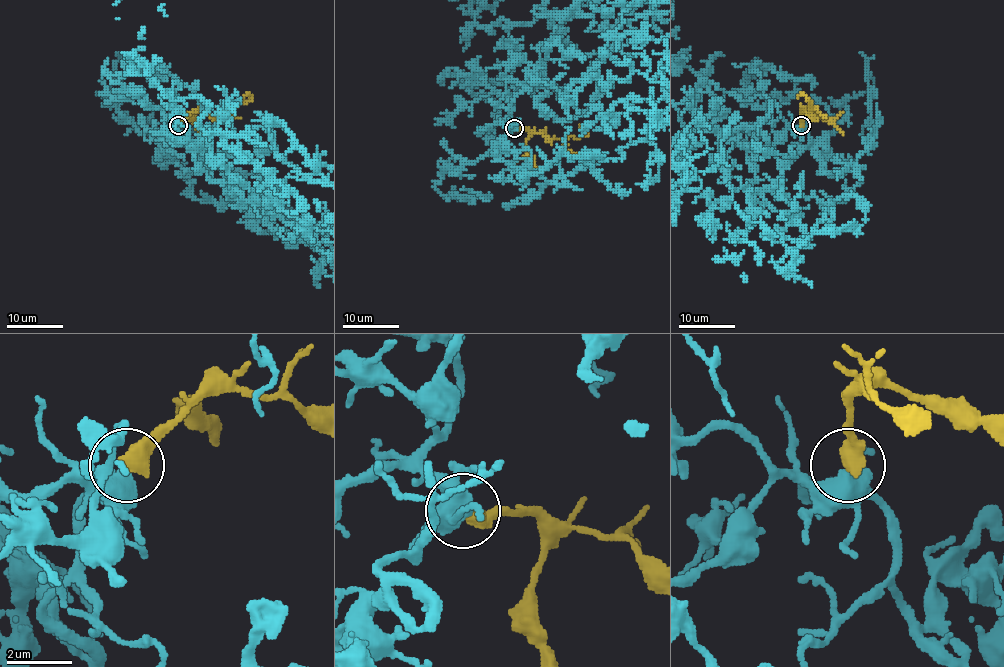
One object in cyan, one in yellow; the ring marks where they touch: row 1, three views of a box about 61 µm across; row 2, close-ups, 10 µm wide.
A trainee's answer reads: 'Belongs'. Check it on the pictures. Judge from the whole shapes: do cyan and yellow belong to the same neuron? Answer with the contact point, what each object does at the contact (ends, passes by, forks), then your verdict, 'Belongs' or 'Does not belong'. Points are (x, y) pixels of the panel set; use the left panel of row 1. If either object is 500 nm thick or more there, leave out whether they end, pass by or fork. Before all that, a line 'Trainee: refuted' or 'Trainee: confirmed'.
Trainee: refuted
Place: (178, 125). Does not belong

